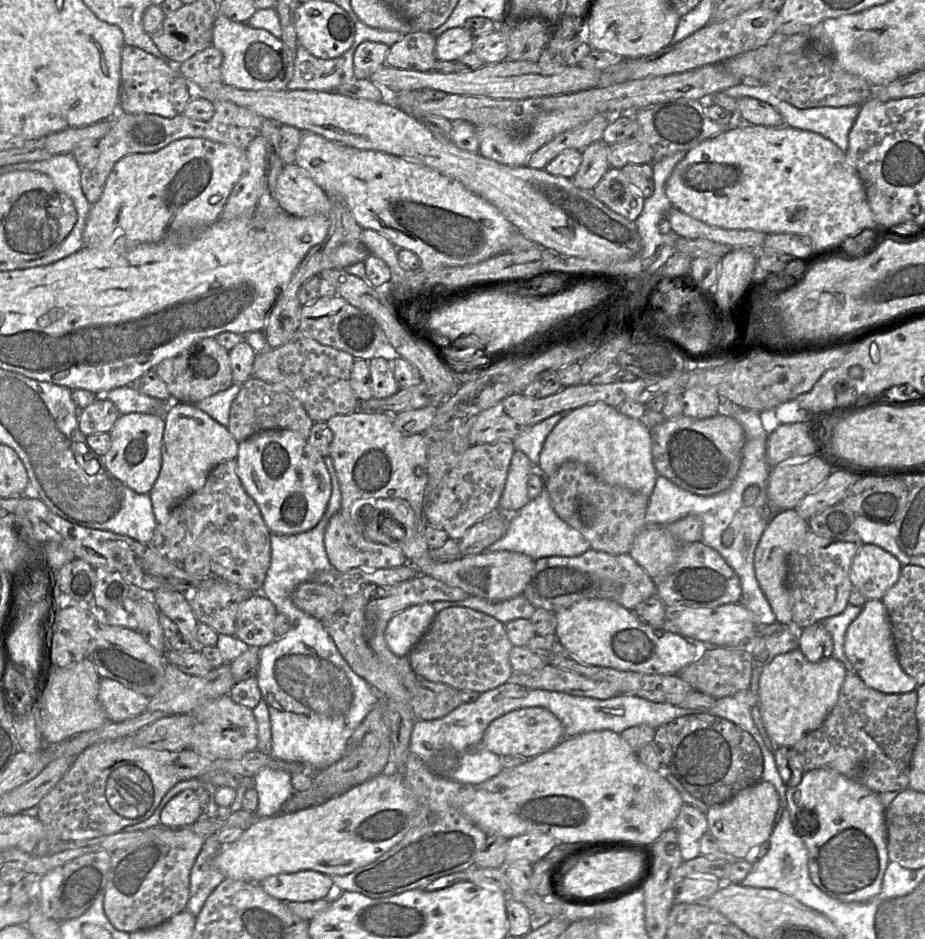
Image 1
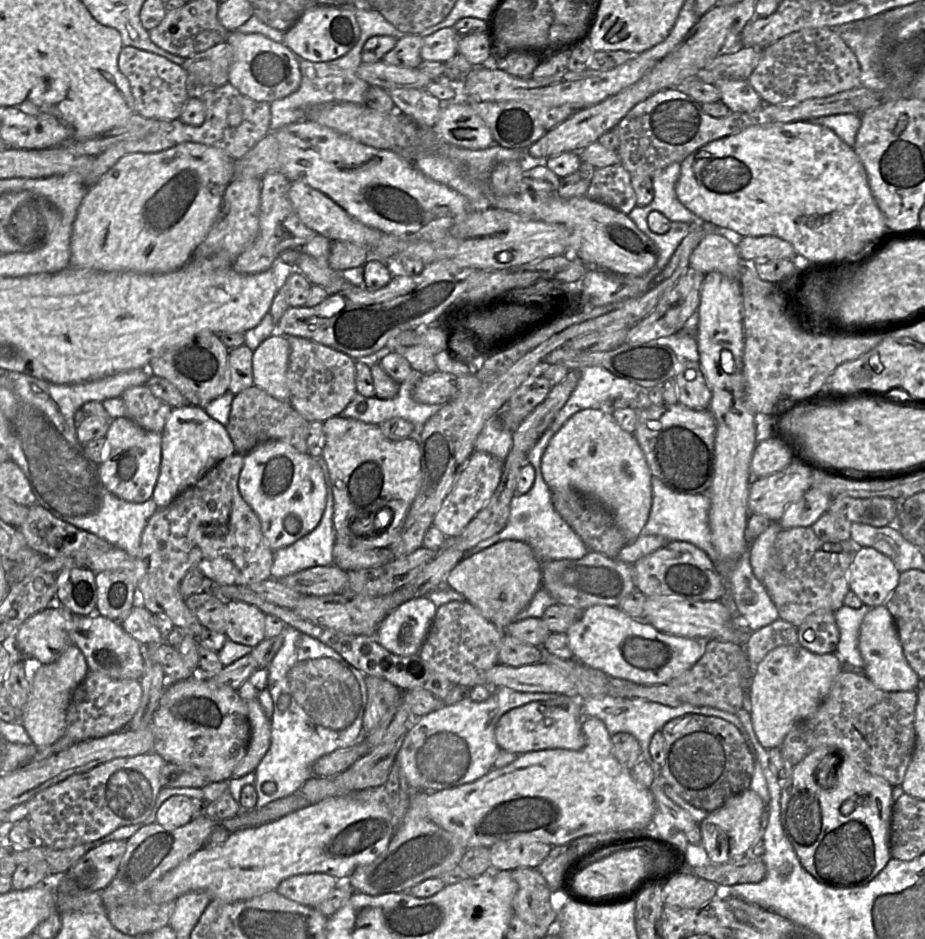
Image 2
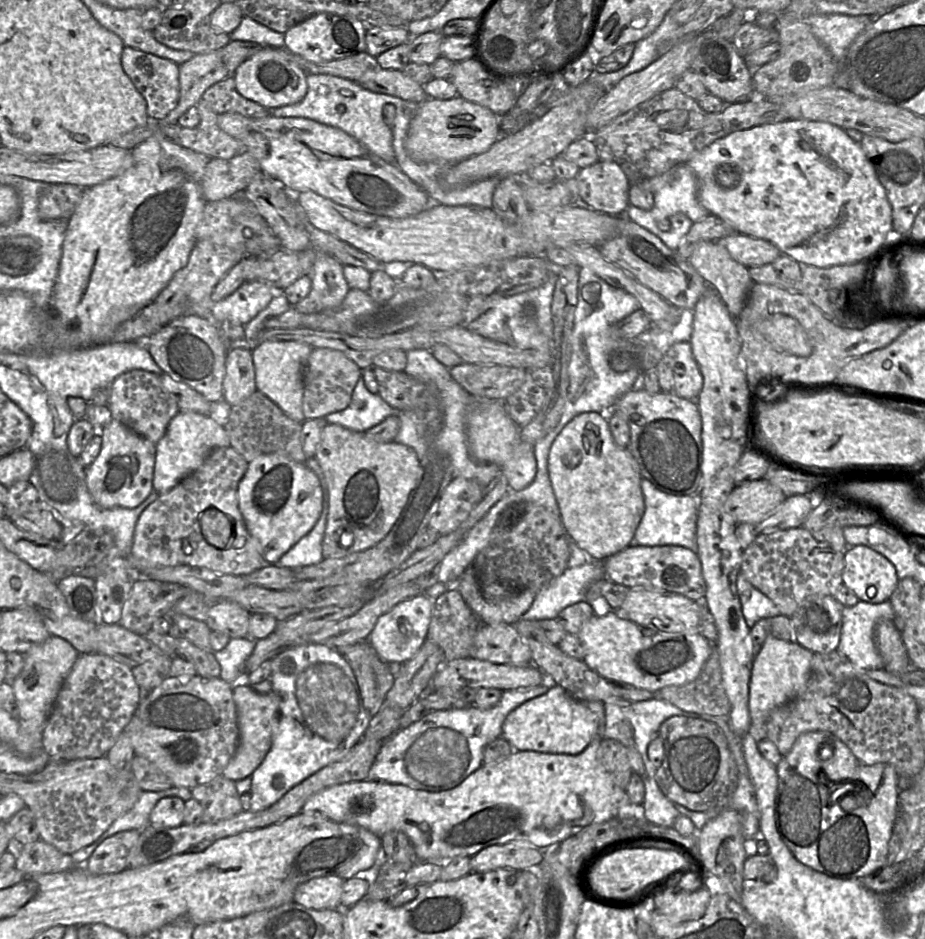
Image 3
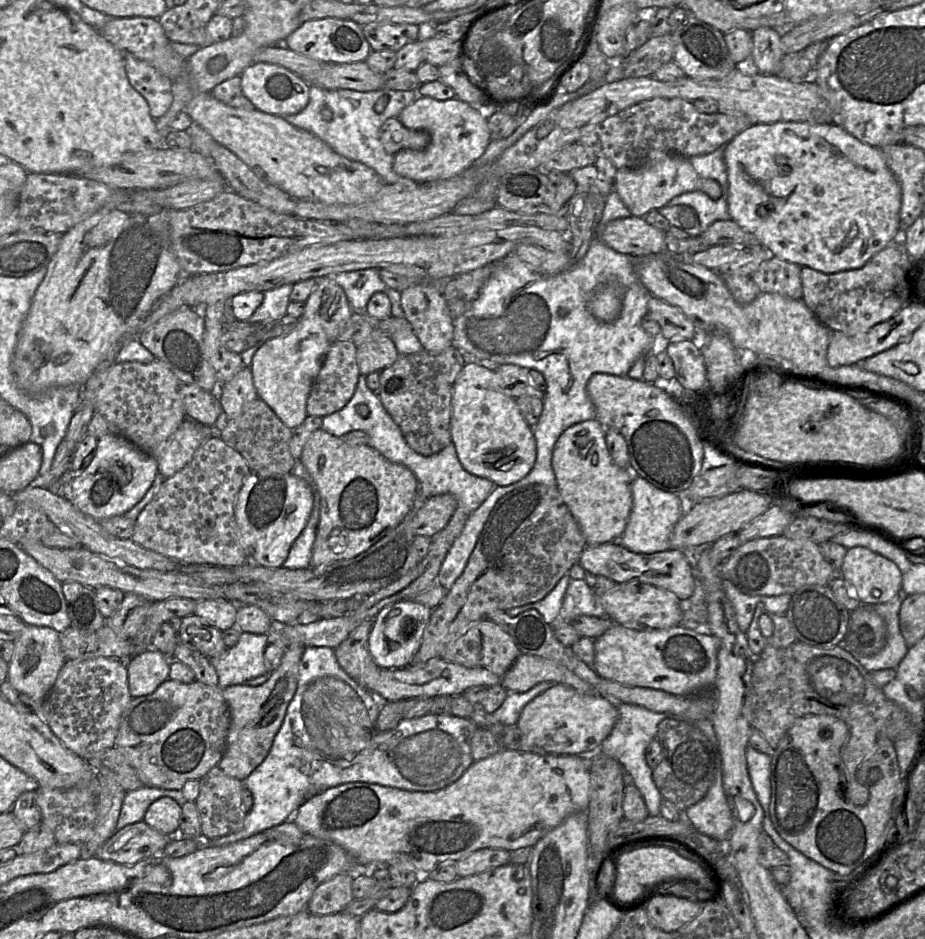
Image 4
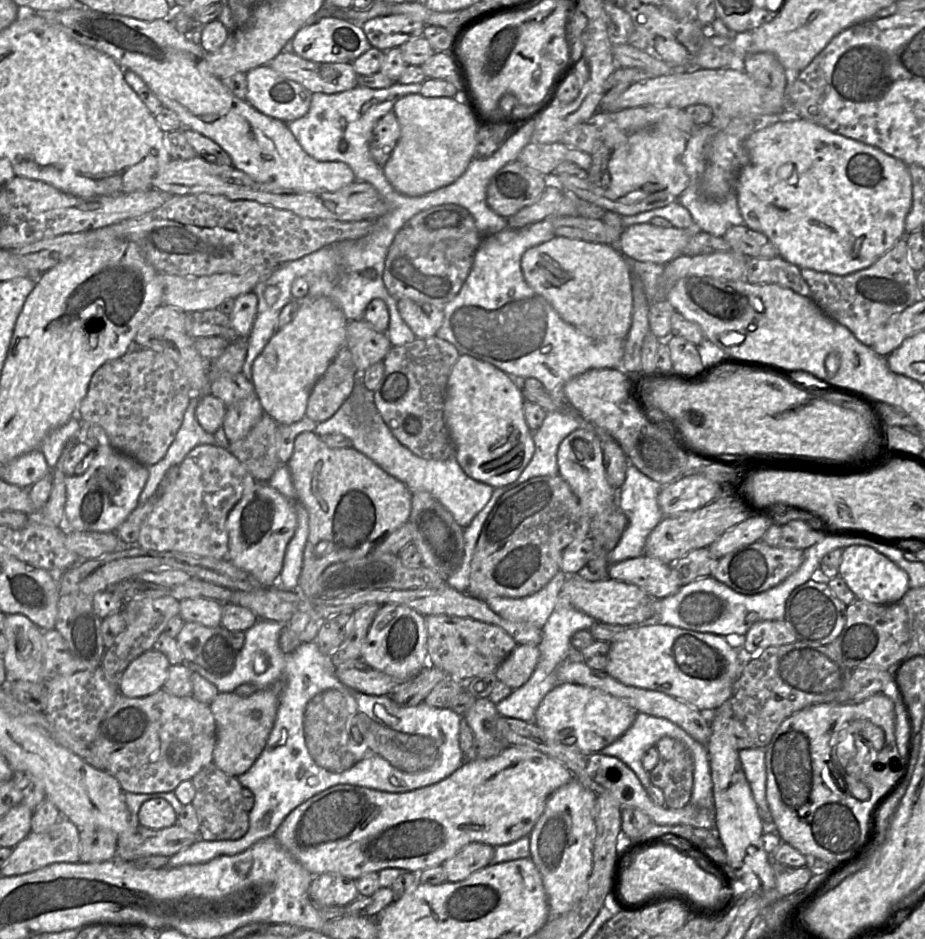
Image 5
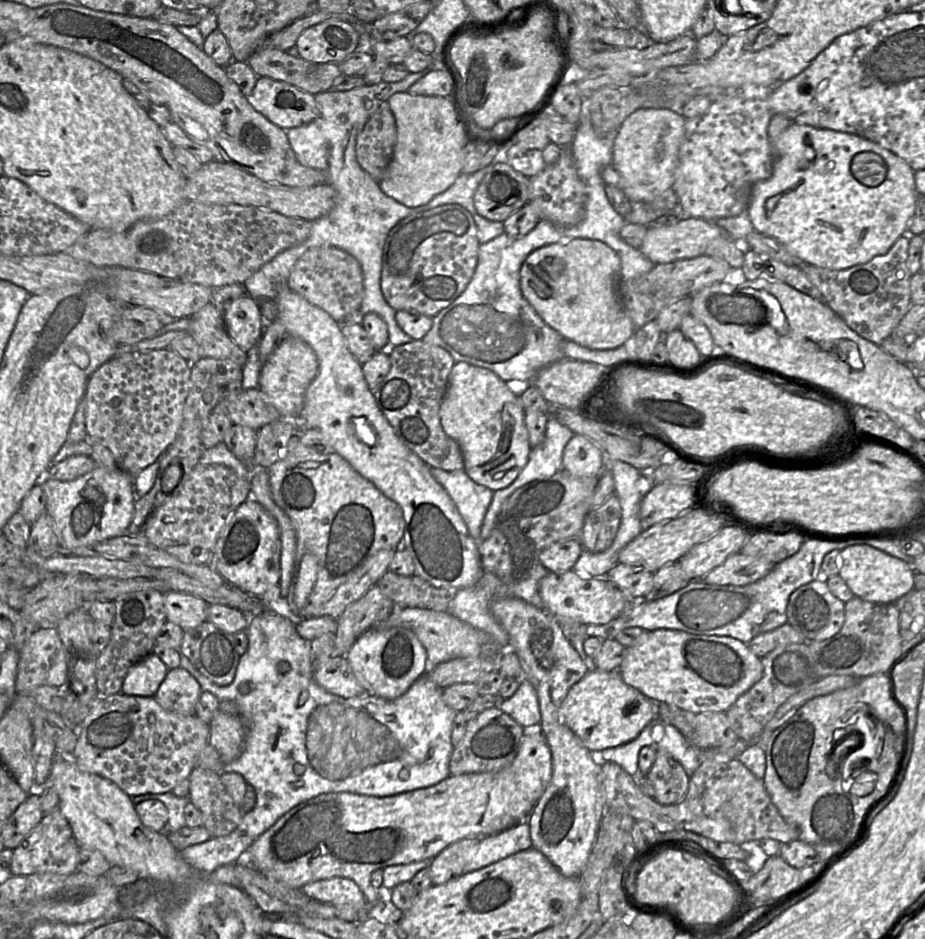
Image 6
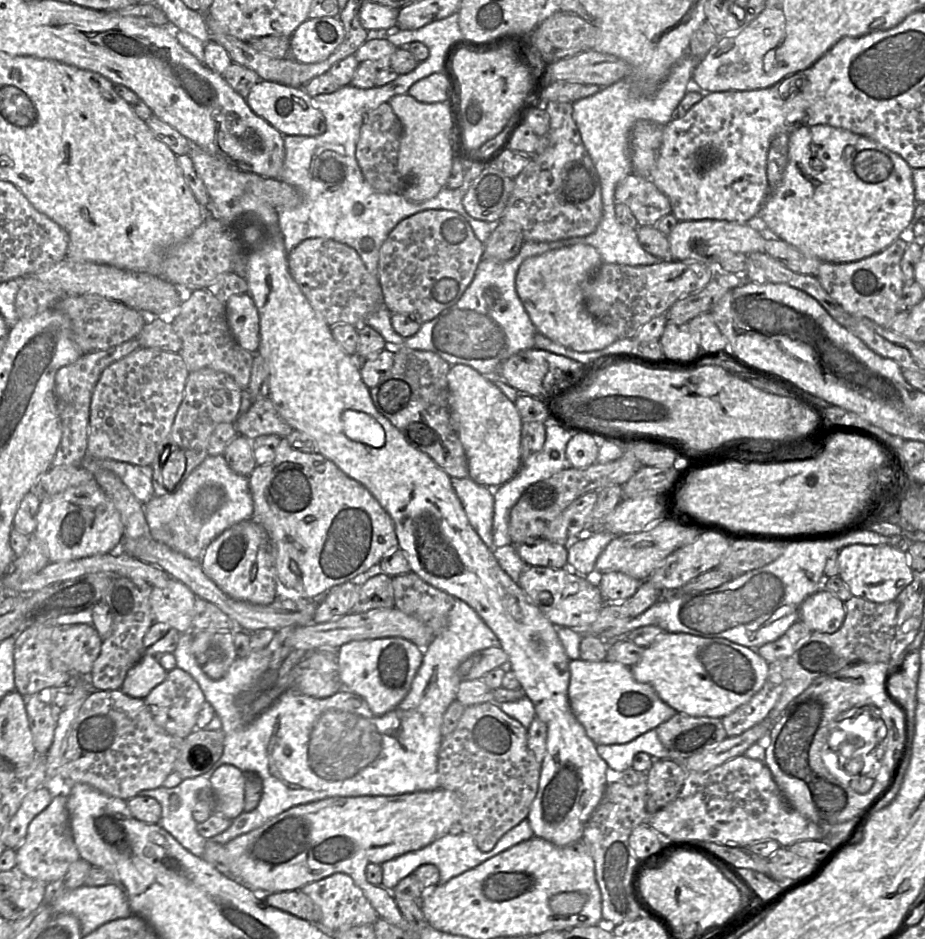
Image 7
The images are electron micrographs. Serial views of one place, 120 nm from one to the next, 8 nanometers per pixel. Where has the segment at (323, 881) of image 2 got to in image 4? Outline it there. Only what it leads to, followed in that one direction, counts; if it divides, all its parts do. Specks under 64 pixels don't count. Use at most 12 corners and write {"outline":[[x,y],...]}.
{"outline":[[339,874],[314,890],[307,911],[342,912],[353,900],[353,875]]}

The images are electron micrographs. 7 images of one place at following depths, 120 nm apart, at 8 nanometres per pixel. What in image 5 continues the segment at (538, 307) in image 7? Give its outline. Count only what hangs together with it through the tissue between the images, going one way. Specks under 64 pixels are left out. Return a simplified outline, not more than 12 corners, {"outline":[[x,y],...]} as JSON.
{"outline":[[555,236],[521,259],[568,324],[625,339],[632,273],[610,244]]}

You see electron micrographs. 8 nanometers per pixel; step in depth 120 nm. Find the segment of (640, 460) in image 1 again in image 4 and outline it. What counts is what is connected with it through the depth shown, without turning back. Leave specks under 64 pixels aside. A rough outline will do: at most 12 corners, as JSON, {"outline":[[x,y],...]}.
{"outline":[[595,418],[554,445],[558,491],[587,545],[617,541],[635,472]]}

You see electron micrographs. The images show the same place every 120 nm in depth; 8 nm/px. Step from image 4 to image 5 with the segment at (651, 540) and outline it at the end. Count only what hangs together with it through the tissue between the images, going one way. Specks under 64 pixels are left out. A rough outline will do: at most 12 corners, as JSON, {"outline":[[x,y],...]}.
{"outline":[[634,465],[617,504],[627,526],[608,566],[644,555],[647,537],[664,518],[662,487]]}

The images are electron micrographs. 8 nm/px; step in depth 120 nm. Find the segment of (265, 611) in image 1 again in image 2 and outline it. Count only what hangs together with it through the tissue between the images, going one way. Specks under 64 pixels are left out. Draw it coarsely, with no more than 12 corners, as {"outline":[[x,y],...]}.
{"outline":[[227,601],[227,639],[253,648],[266,639],[266,614]]}

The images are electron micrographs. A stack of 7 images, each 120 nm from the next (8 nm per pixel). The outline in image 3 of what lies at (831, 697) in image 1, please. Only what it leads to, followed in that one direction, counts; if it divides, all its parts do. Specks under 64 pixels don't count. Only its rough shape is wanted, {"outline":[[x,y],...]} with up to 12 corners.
{"outline":[[766,637],[753,658],[749,733],[767,739],[769,713],[805,692],[813,655]]}

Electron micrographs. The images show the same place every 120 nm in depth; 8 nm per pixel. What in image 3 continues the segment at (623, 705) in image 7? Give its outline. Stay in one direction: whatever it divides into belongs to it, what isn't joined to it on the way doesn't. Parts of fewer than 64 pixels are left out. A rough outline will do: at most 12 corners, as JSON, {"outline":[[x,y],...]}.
{"outline":[[564,688],[507,715],[514,750],[576,755],[597,715]]}

